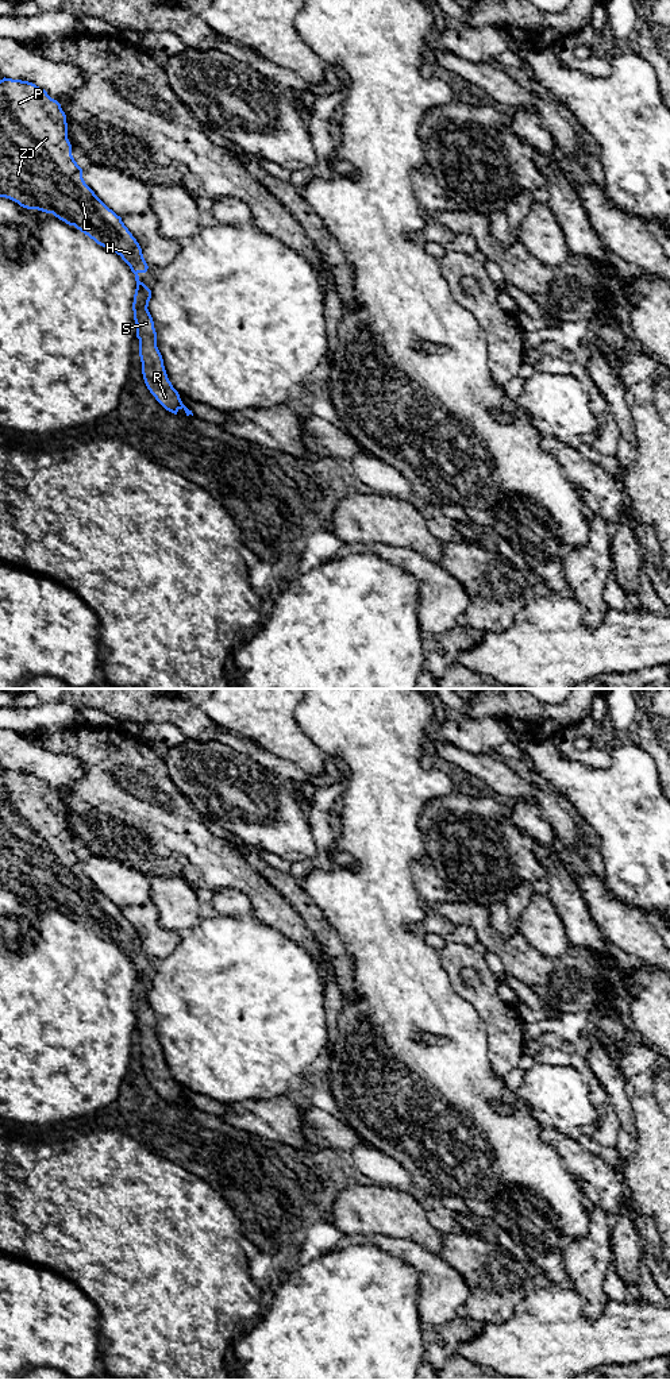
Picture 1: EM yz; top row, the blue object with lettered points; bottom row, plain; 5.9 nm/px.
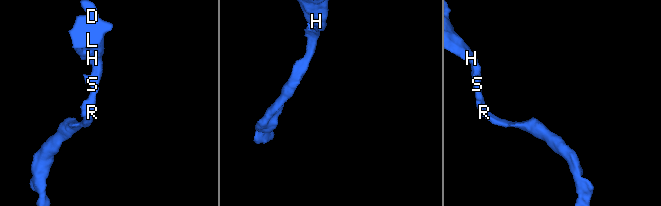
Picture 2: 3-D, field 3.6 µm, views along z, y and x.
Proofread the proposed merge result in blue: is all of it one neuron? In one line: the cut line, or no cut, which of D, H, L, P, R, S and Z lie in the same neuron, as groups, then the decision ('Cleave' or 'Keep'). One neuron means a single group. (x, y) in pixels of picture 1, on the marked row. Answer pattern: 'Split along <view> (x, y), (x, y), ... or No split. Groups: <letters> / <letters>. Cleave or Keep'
No split. Groups: D H L P R S Z. Keep

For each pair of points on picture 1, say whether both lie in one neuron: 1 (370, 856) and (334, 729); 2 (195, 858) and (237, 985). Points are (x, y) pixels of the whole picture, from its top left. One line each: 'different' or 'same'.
1: same
2: different

